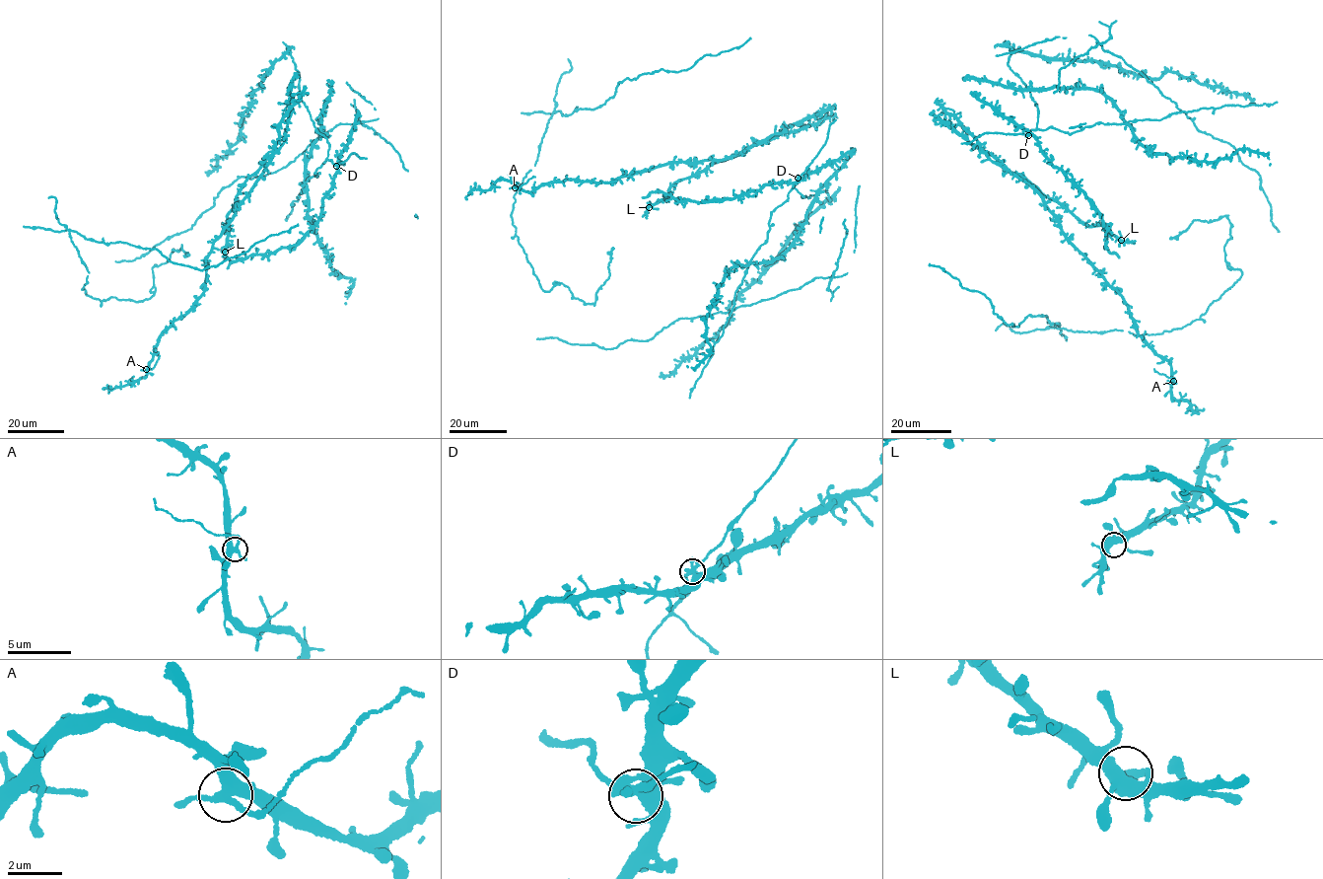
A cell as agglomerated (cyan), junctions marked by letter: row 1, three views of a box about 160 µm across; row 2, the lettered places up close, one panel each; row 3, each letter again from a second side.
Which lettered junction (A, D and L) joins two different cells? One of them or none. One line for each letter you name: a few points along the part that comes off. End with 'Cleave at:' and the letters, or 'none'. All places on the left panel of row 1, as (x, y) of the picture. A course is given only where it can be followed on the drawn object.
A: foreign part runs (146, 369), (155, 367), (160, 355)
Cleave at: A

